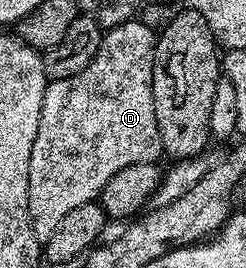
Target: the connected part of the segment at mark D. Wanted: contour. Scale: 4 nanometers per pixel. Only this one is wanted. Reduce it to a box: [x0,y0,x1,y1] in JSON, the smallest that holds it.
[28,18,162,245]

